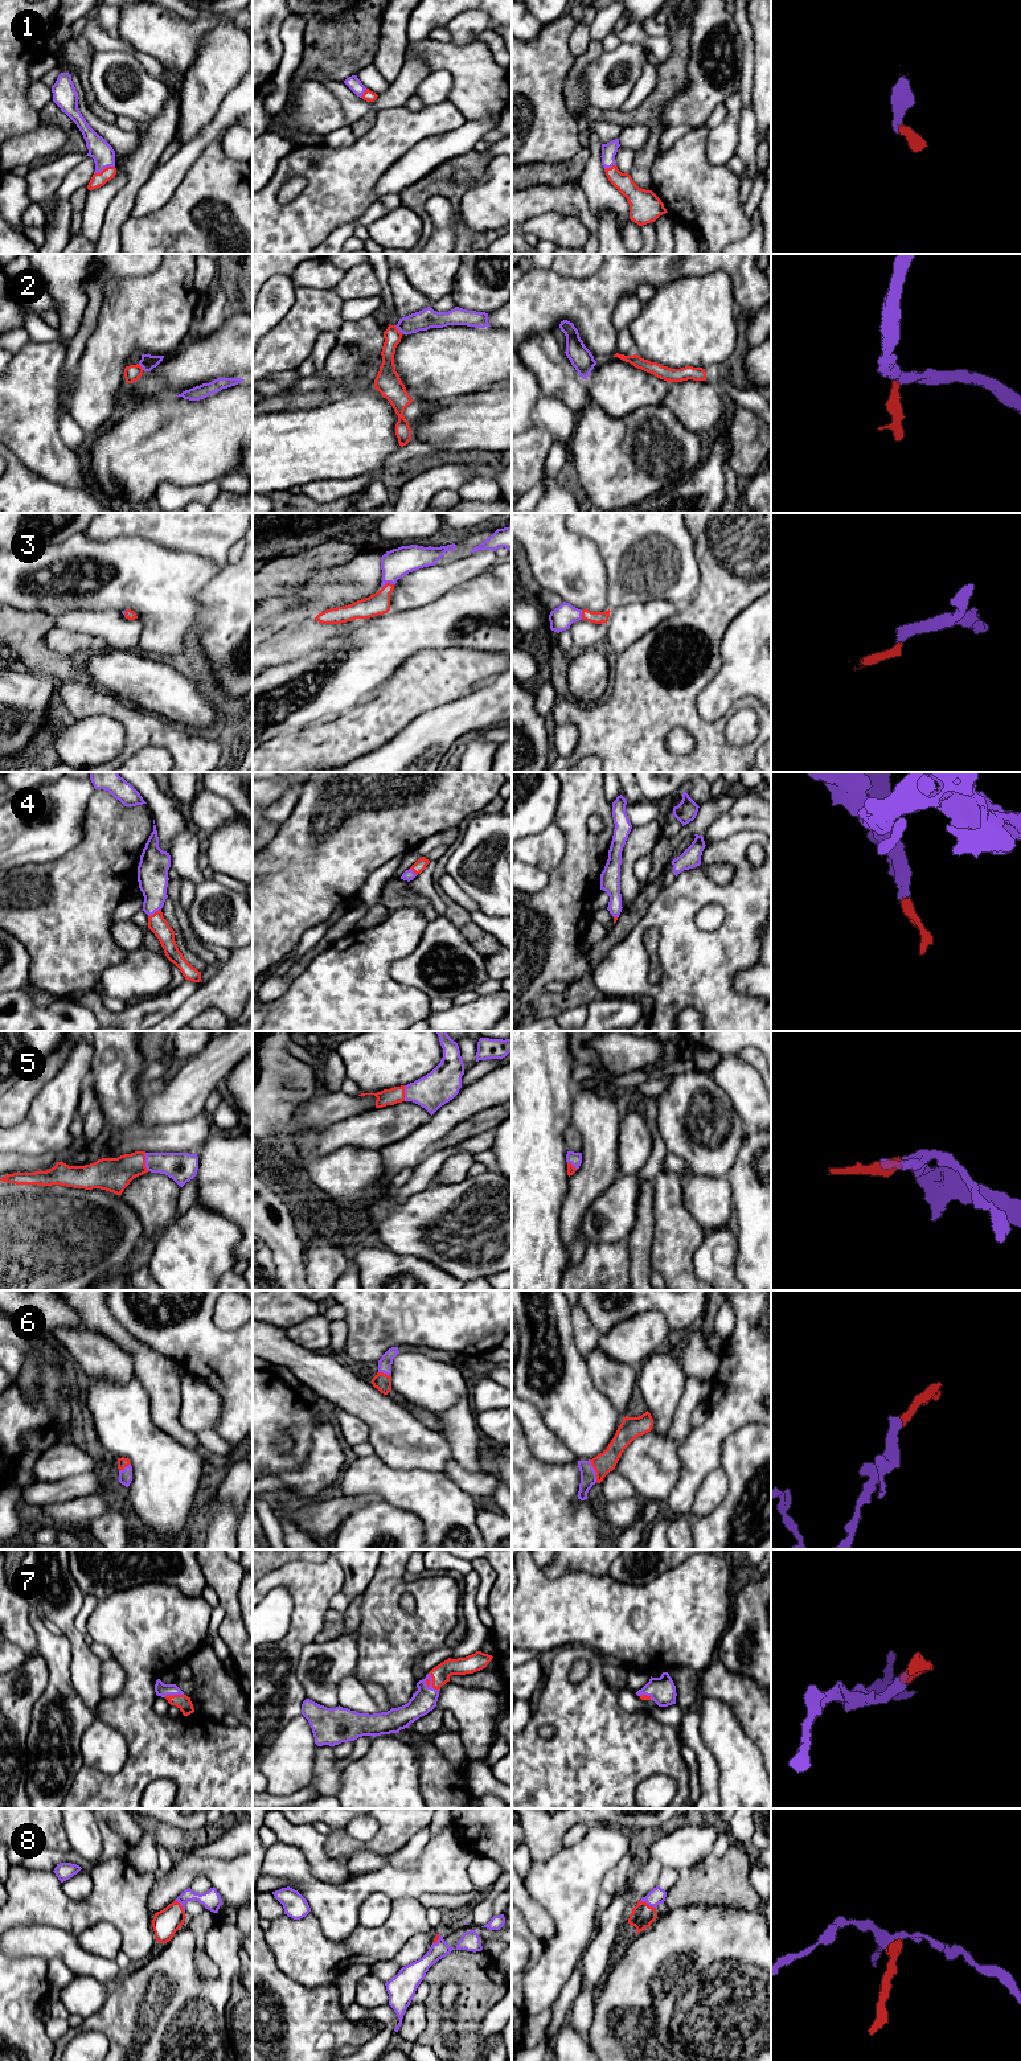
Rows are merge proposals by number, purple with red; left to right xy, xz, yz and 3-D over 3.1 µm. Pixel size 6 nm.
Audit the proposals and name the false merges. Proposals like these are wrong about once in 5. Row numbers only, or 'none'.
2

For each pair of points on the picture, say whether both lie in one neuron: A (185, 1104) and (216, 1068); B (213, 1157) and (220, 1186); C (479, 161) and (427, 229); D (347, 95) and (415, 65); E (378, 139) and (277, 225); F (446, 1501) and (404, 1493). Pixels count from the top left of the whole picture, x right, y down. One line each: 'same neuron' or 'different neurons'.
A: same neuron
B: same neuron
C: same neuron
D: same neuron
E: same neuron
F: same neuron

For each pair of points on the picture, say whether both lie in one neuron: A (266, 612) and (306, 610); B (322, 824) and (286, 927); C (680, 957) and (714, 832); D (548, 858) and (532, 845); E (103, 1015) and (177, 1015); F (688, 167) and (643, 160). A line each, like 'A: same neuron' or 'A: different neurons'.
A: different neurons
B: same neuron
C: different neurons
D: same neuron
E: different neurons
F: different neurons

